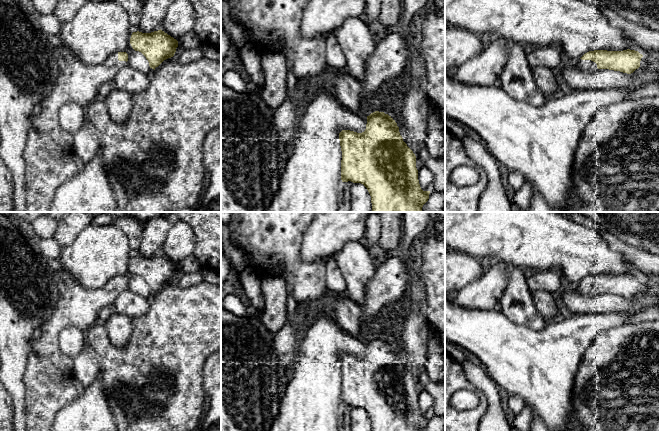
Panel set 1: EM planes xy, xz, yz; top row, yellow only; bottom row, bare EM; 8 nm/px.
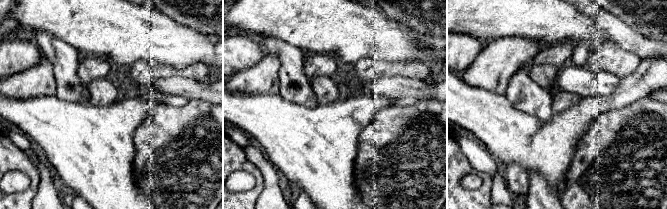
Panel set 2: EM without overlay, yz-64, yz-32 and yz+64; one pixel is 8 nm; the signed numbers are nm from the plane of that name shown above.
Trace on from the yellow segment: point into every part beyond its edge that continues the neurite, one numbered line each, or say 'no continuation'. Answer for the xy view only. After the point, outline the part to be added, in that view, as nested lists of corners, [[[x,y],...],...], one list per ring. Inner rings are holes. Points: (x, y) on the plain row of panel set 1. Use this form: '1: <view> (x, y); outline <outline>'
1: xy (49, 381); outline [[[59,268],[54,273],[54,280],[59,292],[57,304],[48,319],[40,325],[42,332],[38,340],[30,341],[30,351],[24,374],[25,385],[25,431],[51,431],[55,415],[68,403],[73,402],[80,394],[75,386],[73,374],[74,358],[62,353],[59,349],[59,333],[66,327],[75,326],[84,333],[100,322],[98,312],[112,306],[126,285],[118,284],[118,277],[111,278],[99,289],[89,289],[81,285],[72,274]]]

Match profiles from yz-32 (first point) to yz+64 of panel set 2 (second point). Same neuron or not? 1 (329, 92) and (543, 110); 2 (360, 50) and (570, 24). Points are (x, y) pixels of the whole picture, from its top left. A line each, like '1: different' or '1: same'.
1: different
2: same

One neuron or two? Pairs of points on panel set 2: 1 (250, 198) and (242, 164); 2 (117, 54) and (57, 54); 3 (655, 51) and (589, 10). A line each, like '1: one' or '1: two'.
1: one
2: two
3: one

